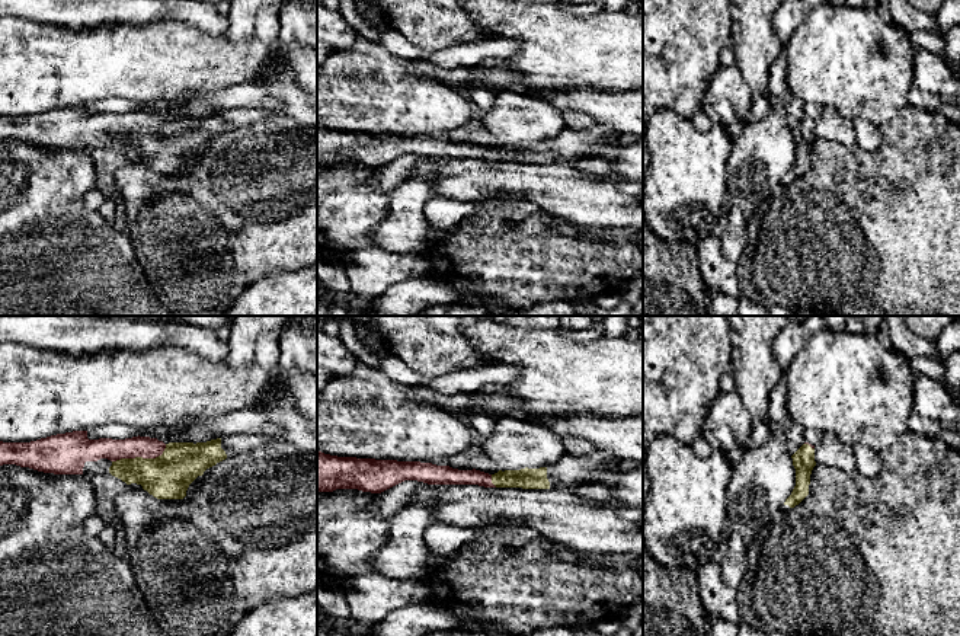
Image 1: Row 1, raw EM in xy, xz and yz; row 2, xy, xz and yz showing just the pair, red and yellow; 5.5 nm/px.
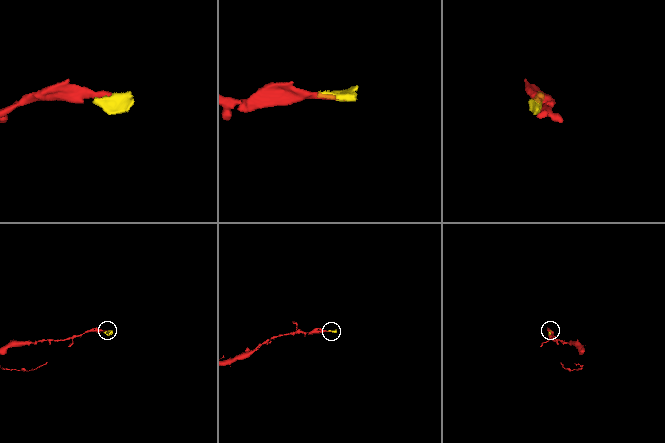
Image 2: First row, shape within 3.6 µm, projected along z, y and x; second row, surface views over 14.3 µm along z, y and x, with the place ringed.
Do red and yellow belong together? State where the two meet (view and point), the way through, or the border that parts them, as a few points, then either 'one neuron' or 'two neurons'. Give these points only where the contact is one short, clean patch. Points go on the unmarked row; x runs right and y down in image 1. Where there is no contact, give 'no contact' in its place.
xy (141, 130) | across xy (146, 121), (141, 130), (168, 150) | one neuron

